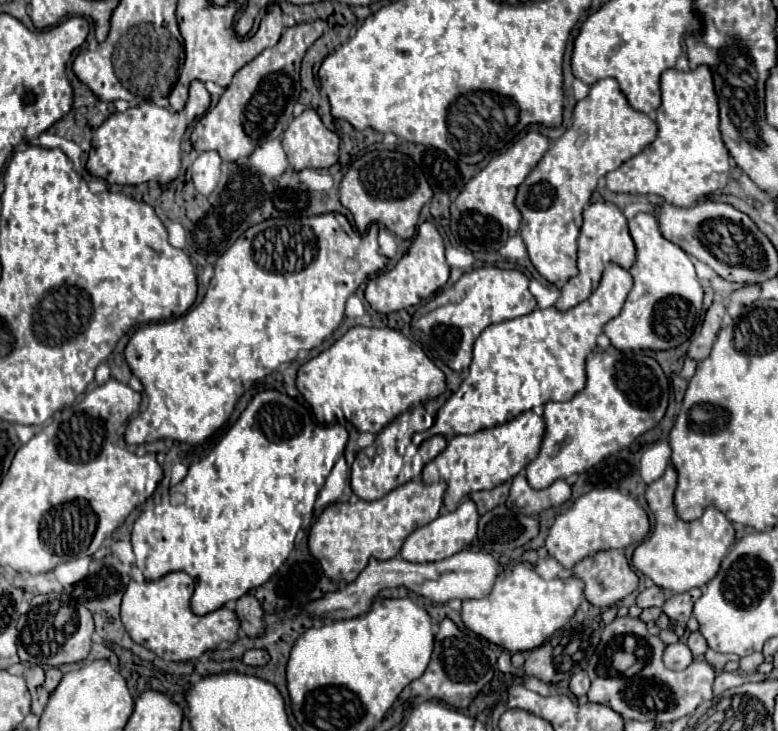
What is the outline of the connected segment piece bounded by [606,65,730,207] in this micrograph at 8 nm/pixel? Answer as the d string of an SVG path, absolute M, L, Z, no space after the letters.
M700 65L694 71L676 71L666 69L660 75L660 91L662 91L662 105L656 109L656 123L658 135L656 139L640 151L636 157L622 163L616 171L606 173L606 187L616 193L638 193L638 195L660 195L668 203L676 207L690 207L696 203L698 197L710 195L722 189L728 183L730 163L728 163L728 149L720 137L718 129L718 99L712 85L712 73L706 65Z

